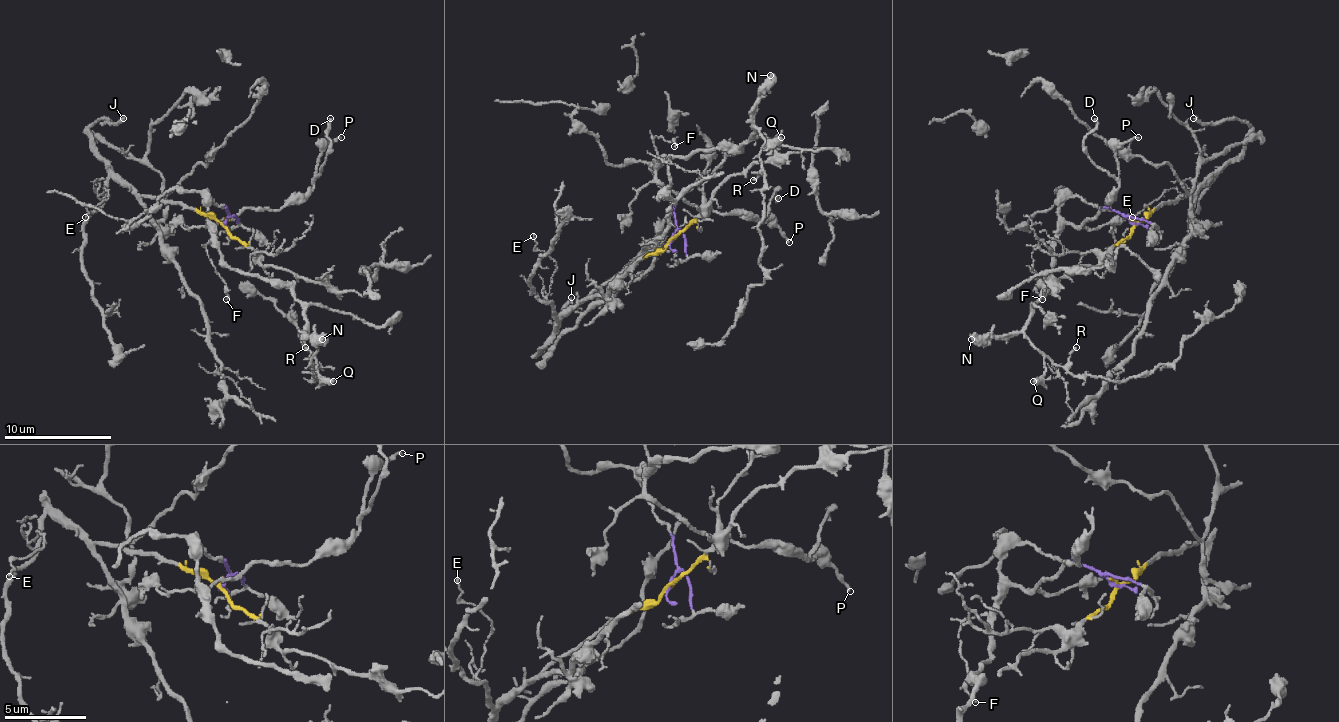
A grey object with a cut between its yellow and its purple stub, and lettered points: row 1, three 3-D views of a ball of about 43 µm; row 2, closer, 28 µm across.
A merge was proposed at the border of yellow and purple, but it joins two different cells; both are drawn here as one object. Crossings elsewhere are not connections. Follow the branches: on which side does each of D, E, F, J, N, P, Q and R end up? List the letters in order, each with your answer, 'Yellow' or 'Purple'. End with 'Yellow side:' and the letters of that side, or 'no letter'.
D: Purple
E: Yellow
F: Purple
J: Yellow
N: Purple
P: Purple
Q: Purple
R: Purple
Yellow side: E, J

